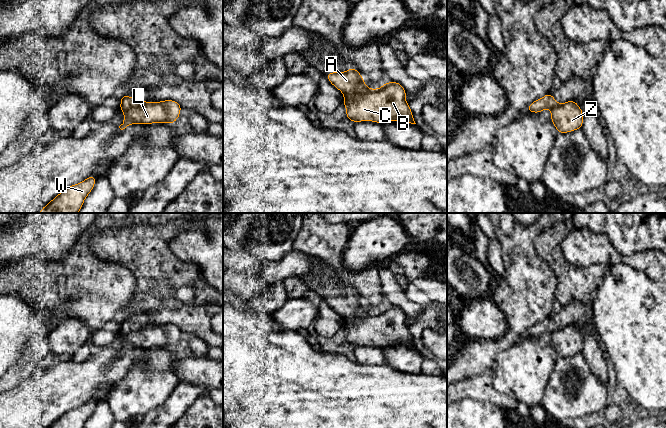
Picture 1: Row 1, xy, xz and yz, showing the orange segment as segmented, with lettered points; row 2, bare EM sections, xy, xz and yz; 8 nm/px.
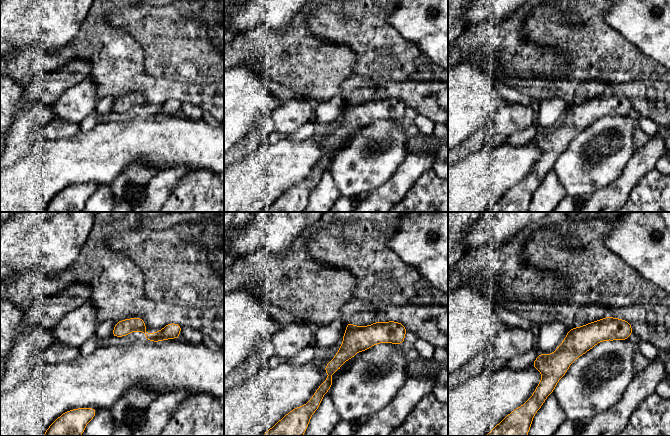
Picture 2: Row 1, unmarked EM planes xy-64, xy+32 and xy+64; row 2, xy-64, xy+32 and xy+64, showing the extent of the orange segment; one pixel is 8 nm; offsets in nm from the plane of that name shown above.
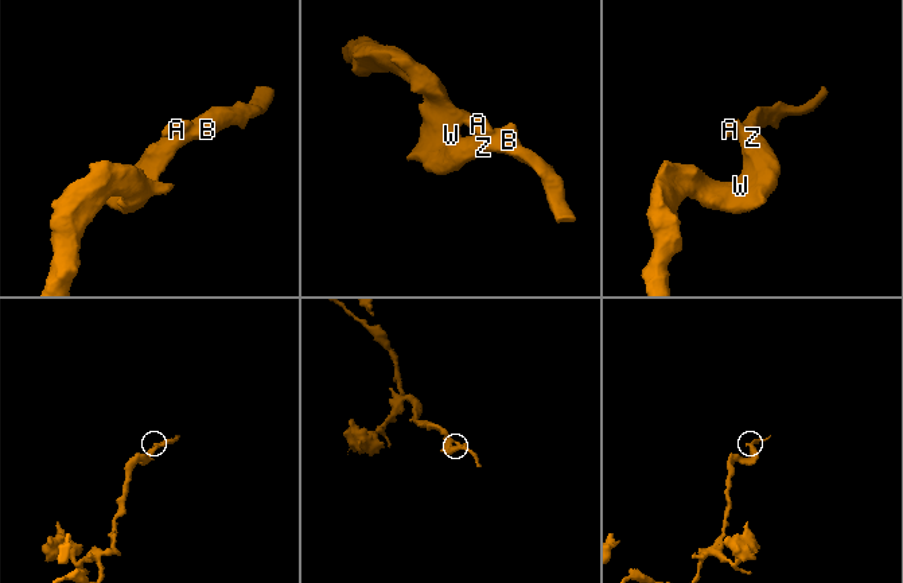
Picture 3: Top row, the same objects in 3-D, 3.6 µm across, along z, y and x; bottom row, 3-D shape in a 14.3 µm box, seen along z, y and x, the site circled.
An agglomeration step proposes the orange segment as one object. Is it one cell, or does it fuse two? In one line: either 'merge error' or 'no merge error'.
merge error

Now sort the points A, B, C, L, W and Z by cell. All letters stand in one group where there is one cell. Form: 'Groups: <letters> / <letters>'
Groups: A / B C L W Z

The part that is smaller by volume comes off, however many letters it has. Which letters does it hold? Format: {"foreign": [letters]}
{"foreign": ["A"]}

